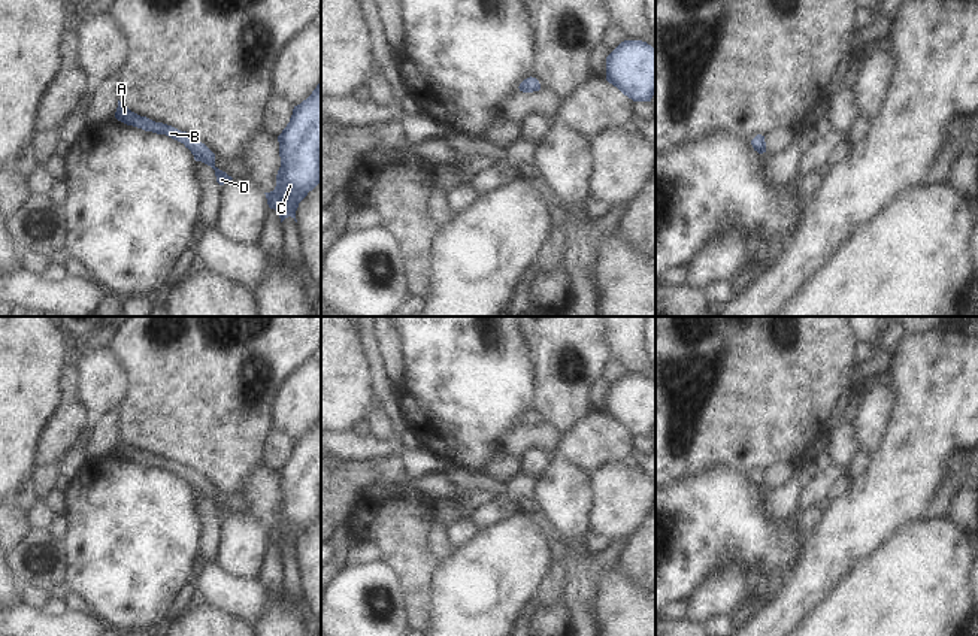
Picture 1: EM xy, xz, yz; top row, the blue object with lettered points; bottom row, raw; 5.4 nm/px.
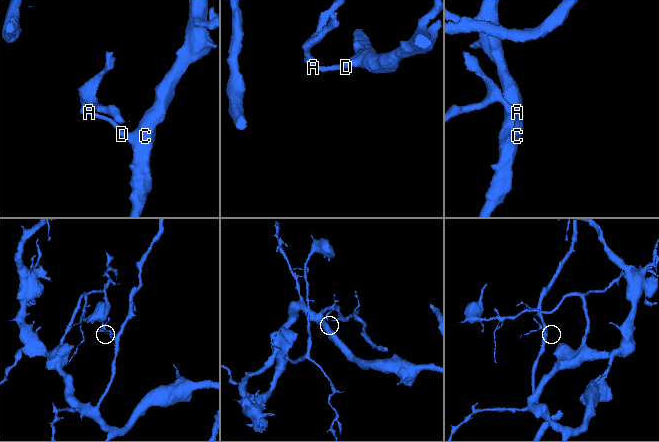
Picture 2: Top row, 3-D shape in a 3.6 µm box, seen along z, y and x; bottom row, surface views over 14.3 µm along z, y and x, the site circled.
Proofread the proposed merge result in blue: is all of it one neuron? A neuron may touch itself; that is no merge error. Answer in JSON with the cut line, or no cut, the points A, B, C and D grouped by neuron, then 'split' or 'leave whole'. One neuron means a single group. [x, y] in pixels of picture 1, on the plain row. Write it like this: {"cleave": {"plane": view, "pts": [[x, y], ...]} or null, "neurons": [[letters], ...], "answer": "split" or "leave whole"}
{"cleave": null, "neurons": [["A", "B", "C", "D"]], "answer": "leave whole"}

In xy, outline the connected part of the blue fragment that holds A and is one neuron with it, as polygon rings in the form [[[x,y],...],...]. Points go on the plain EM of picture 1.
[[[118,434],[118,442],[115,446],[115,452],[127,460],[133,460],[137,463],[142,463],[145,466],[152,466],[157,469],[166,469],[181,478],[185,479],[194,490],[196,496],[202,496],[208,500],[211,500],[215,505],[217,517],[219,520],[224,520],[230,517],[233,512],[228,511],[225,506],[219,505],[215,500],[215,488],[199,473],[196,473],[193,469],[187,466],[181,466],[172,460],[163,458],[163,457],[155,457],[146,451],[140,451],[134,446],[131,446],[128,442],[125,442],[119,434]]]

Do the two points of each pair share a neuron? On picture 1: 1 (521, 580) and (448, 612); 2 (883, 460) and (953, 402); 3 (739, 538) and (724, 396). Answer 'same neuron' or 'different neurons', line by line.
1: same neuron
2: same neuron
3: different neurons

